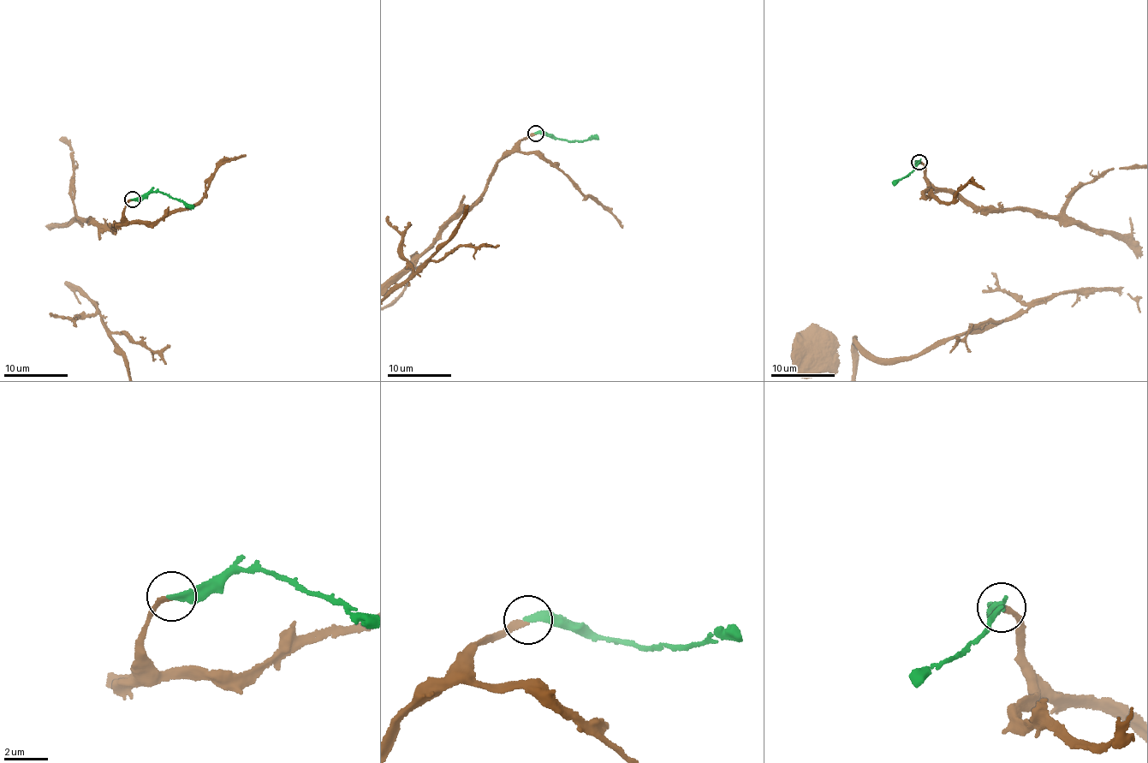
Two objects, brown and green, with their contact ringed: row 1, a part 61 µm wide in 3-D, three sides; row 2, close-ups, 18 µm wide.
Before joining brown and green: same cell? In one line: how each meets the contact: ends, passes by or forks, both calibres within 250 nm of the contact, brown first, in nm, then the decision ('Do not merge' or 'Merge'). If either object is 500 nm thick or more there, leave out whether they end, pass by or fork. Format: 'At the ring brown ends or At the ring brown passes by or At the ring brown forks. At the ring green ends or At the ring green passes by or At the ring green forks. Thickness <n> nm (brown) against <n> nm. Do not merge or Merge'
At the ring brown ends. At the ring green ends. Thickness 200 nm (brown) against 280 nm. Merge

